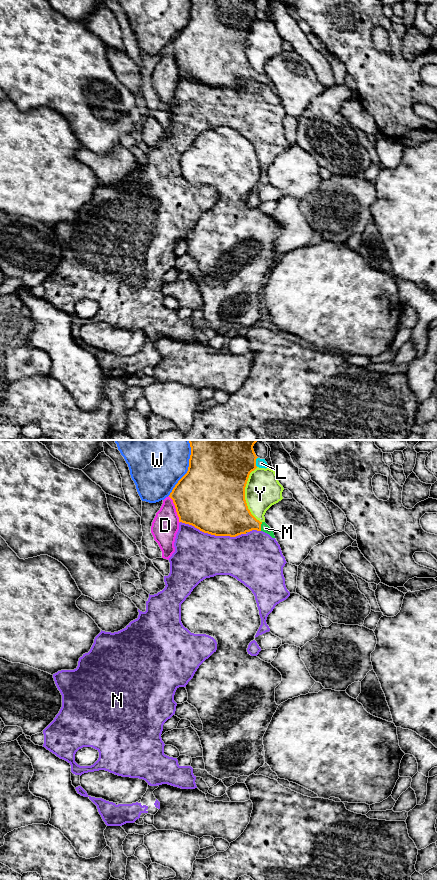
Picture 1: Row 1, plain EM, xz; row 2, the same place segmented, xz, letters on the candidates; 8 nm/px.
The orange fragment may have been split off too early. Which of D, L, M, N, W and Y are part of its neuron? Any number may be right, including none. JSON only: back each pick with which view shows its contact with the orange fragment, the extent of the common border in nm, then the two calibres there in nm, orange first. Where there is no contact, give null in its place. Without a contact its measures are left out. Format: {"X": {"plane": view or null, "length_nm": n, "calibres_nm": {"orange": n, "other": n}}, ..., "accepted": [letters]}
{"M": {"plane": "xz", "length_nm": 70, "calibres_nm": {"orange": 300, "other": 70}}, "accepted": ["M"]}

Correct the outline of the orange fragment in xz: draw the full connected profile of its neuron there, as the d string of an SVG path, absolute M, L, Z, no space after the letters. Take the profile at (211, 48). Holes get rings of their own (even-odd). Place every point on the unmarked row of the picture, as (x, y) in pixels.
M191 0L188 23L169 47L175 57L179 74L215 88L236 89L257 82L275 90L272 81L251 66L245 52L245 39L250 25L257 20L257 10L253 0Z

